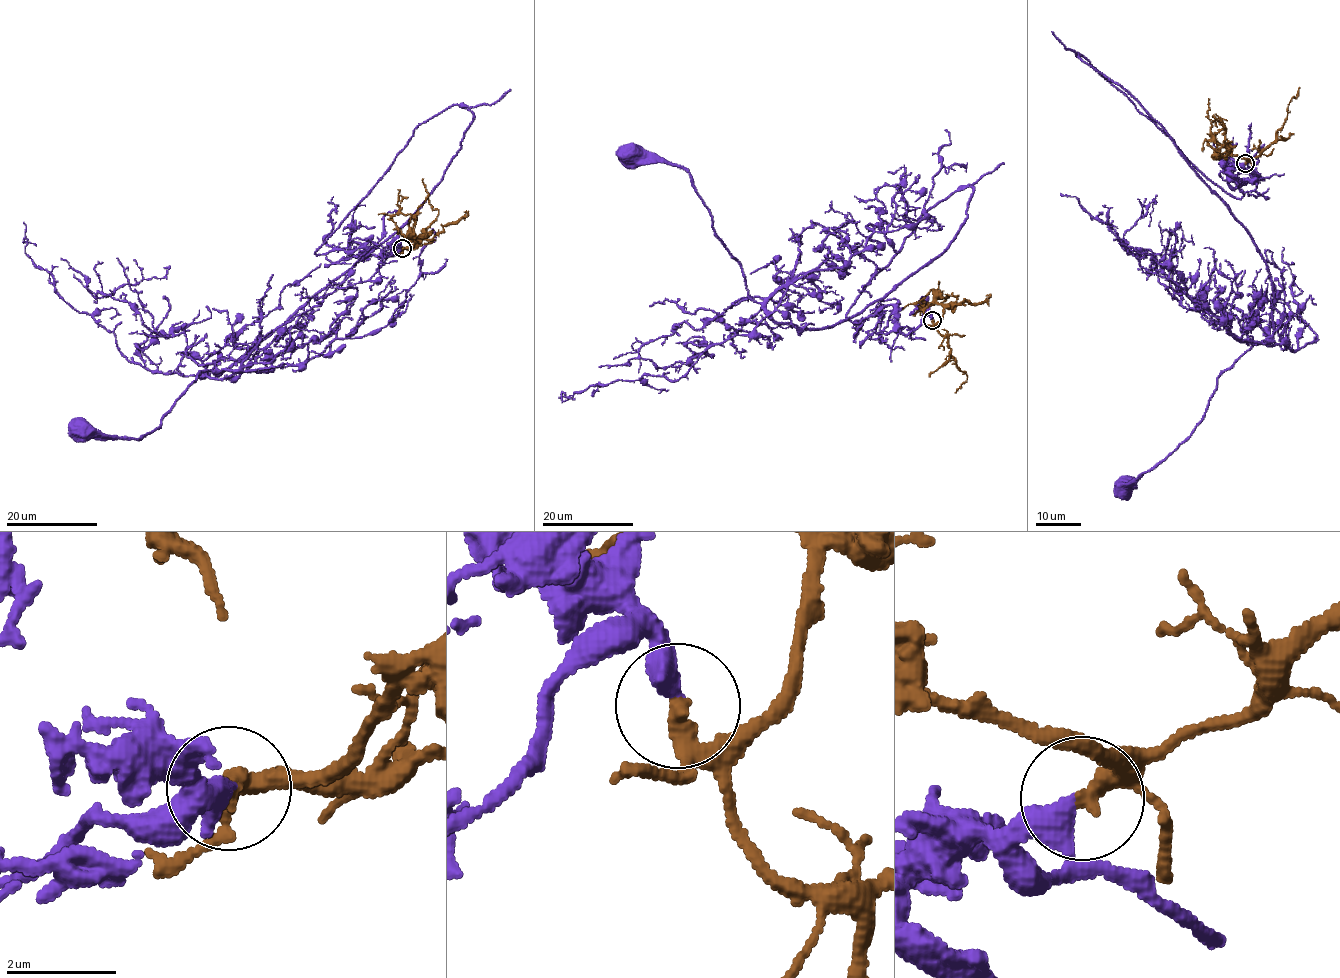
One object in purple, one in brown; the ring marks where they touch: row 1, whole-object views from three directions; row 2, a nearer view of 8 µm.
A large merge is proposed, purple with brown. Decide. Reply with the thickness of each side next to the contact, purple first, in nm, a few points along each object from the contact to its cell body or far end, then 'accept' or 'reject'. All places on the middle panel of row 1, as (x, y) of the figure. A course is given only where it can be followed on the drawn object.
480 nm thick on the purple side, 280 nm on the other; purple runs (933, 320), (847, 317), (921, 216), (972, 188), (944, 252), (807, 329), (753, 302), (688, 172), (630, 152); brown runs (933, 320), (937, 330), (947, 339), (950, 353), (967, 377), (955, 392); accept

